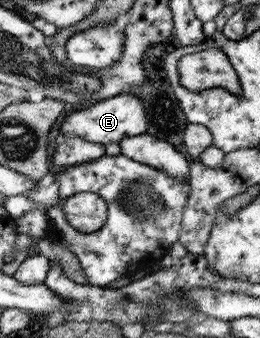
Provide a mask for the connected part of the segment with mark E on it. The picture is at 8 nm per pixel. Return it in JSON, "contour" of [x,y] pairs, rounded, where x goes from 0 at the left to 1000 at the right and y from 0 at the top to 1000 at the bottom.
{"contour":[[[454,275],[446,284],[242,346],[227,388],[262,405],[319,405],[331,417],[388,423],[400,432],[415,423],[454,426],[485,405],[515,405],[562,388],[562,328],[531,287]]]}

